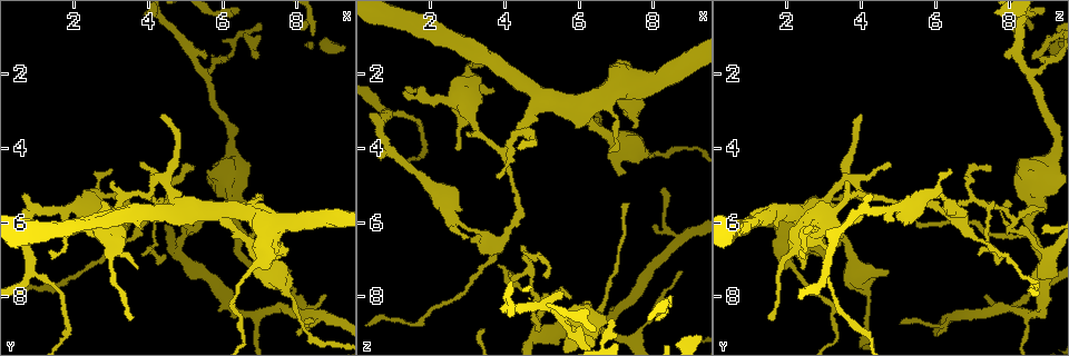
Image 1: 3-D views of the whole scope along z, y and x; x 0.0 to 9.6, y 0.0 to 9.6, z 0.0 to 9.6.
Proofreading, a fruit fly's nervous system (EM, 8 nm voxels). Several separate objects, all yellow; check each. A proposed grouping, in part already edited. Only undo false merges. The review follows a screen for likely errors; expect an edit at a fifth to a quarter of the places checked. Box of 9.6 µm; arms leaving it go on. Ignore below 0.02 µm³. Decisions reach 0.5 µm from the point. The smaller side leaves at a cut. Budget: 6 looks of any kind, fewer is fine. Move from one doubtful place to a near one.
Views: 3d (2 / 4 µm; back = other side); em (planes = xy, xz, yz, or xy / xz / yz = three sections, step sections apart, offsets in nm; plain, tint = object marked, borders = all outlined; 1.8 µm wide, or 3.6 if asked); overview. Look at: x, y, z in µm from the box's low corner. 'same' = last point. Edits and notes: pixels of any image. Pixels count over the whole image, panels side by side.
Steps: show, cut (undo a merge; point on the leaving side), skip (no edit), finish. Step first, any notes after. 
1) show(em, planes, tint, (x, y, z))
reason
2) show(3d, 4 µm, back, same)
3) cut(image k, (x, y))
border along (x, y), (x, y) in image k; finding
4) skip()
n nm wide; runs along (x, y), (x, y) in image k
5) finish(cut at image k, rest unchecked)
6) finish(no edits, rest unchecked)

show(em, planes, tint, (3.05, 5.25, 6.25))
a narrow waist

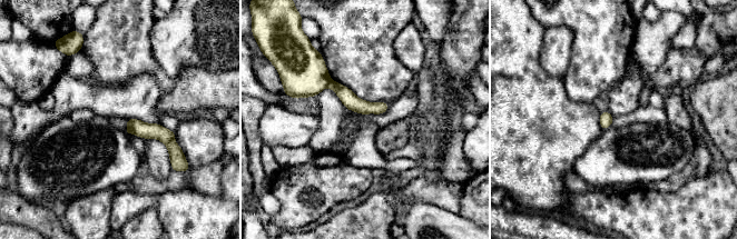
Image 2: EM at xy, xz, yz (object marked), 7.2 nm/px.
cut(image 2, (302, 69))
two neurons meet here

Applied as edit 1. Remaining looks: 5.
show(3d, 4 µm, (2.45, 6.10, 2.75))
sudden change in width

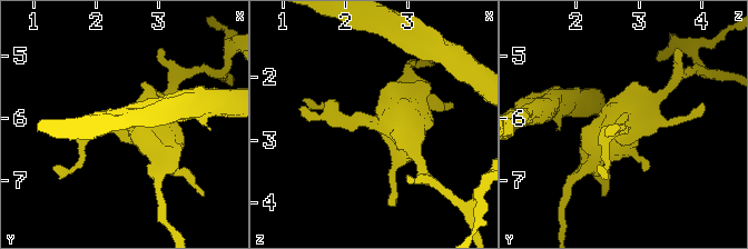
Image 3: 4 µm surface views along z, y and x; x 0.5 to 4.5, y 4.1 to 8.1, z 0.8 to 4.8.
show(em, 3.6 µm, planes, tint, (2.50, 6.10, 2.70))

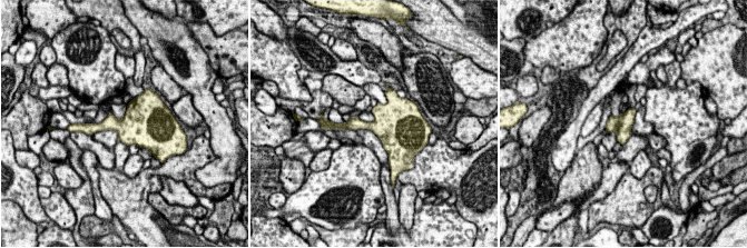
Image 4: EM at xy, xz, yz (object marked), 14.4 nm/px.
skip()
continuous, no second neuron

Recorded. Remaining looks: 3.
show(em, planes, tint, (6.85, 8.45, 8.60))
sharp bend

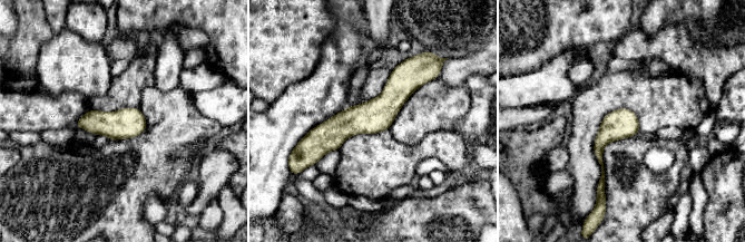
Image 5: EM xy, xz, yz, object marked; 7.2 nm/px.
skip()
runs along (424, 76), (372, 117), (311, 142) in image 5; continuous, no second neuron

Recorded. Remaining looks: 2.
finish(cut at image 2, rest unchecked)

